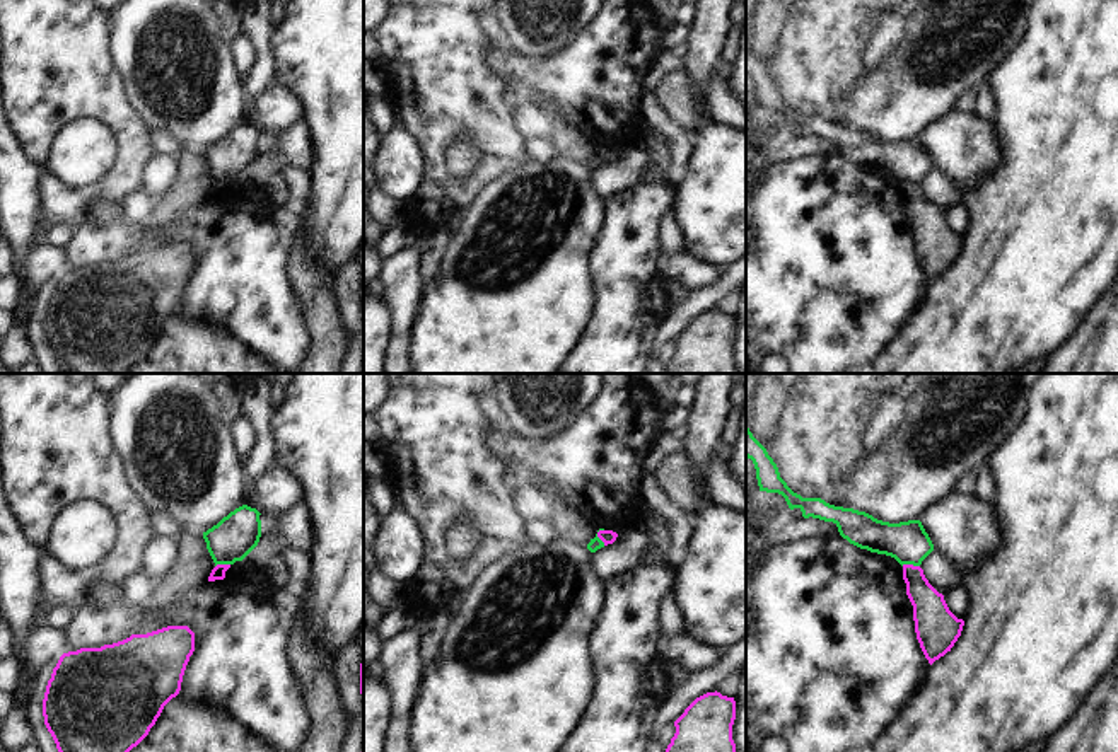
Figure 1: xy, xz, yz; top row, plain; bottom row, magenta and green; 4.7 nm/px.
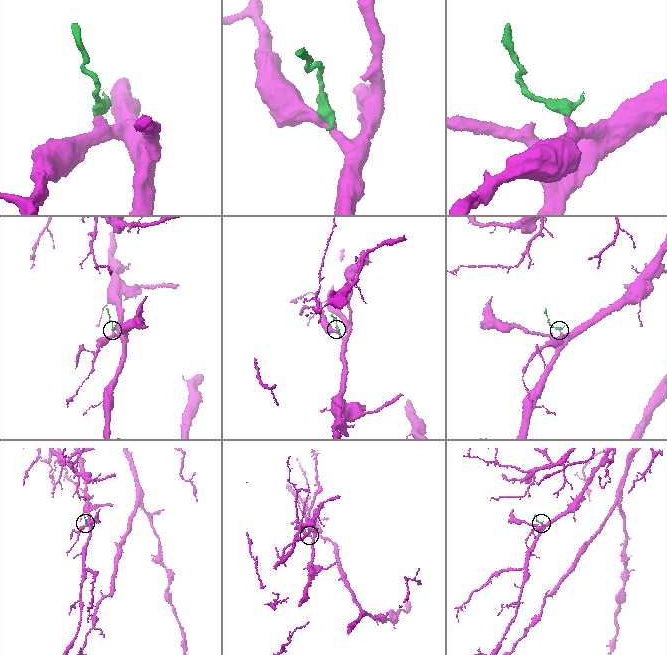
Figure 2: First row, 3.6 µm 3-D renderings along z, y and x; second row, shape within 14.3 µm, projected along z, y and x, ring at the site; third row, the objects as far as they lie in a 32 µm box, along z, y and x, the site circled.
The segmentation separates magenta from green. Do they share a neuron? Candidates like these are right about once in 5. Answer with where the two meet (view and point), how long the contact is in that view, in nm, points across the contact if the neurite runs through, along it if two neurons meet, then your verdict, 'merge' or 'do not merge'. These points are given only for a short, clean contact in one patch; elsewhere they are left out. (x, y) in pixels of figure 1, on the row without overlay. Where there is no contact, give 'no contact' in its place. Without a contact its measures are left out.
xz (599, 156) | 80 nm | along xz (599, 147), (598, 154), (605, 162) | do not merge

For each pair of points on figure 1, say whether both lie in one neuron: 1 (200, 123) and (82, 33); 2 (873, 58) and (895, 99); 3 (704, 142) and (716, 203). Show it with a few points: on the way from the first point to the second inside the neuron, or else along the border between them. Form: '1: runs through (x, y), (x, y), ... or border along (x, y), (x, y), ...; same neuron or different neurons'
1: border along (106, 17), (110, 58), (123, 80), (125, 92); different neurons
2: border along (903, 38), (871, 74), (864, 74); different neurons
3: runs through (716, 157), (716, 188); same neuron

